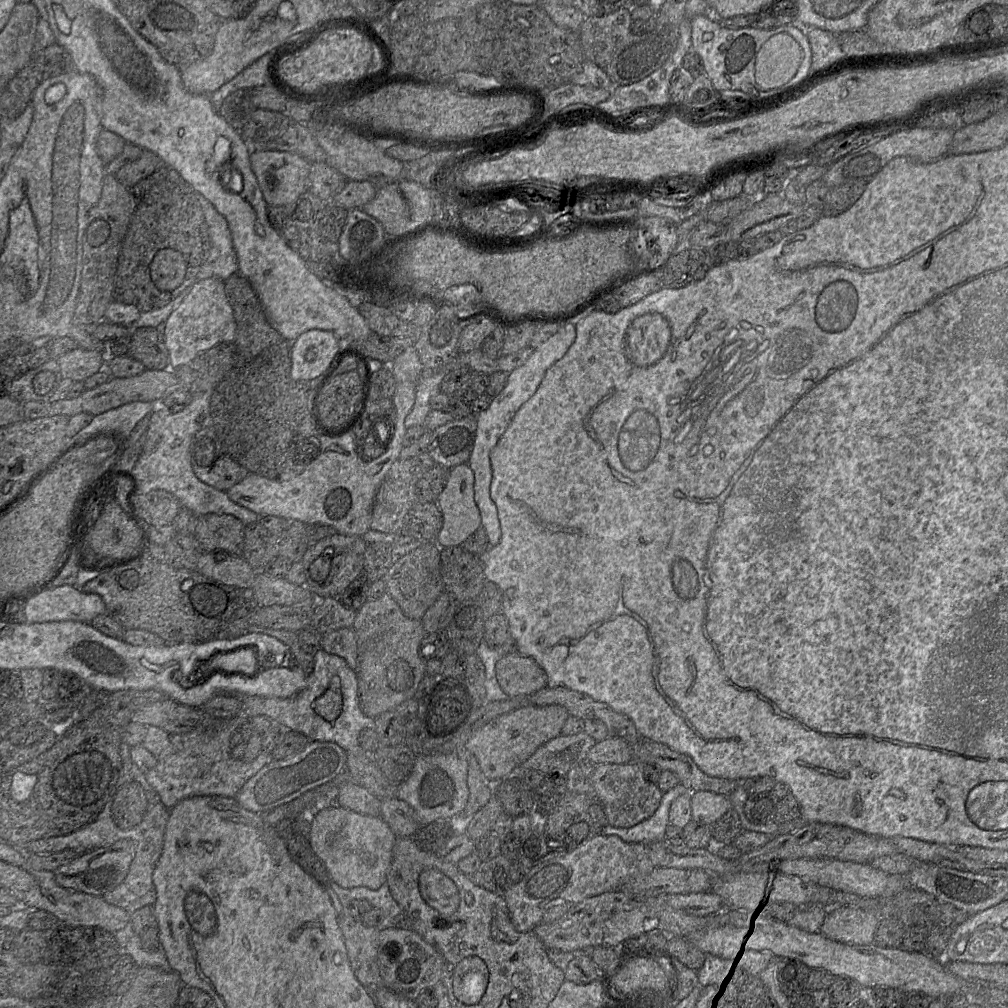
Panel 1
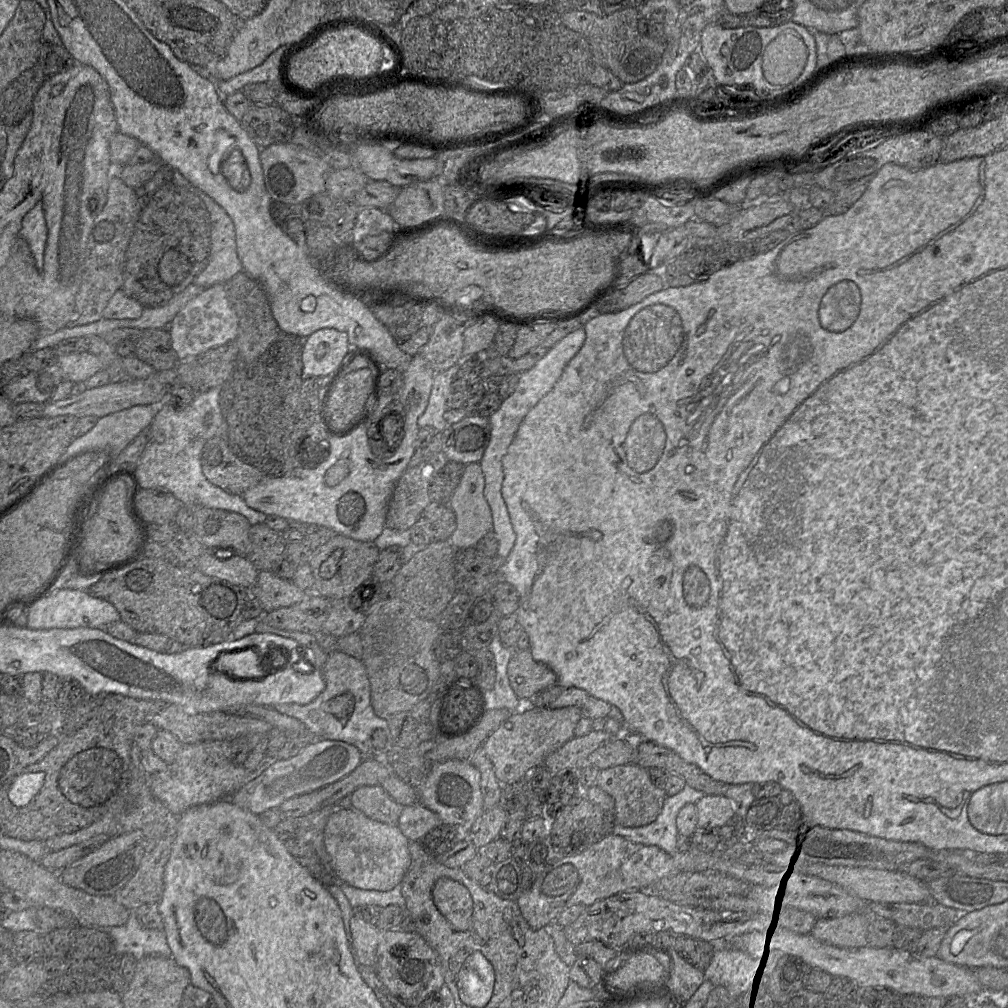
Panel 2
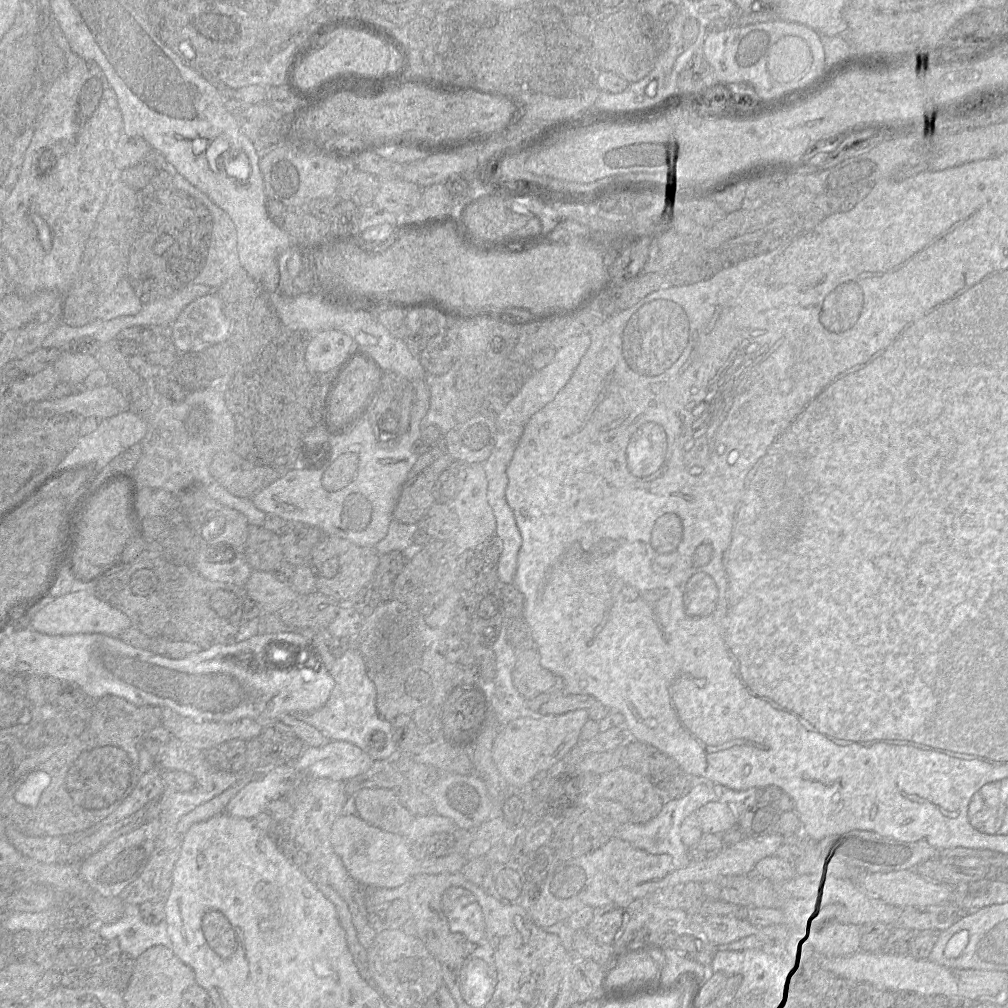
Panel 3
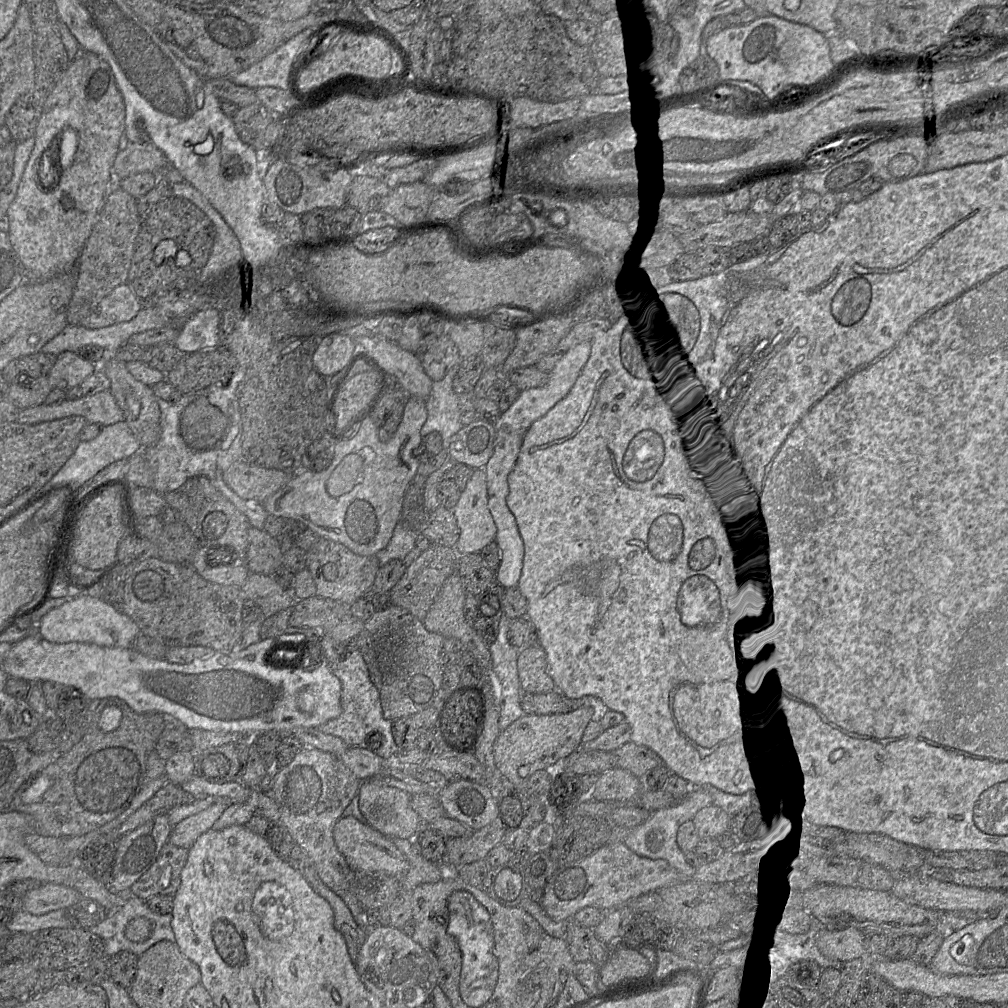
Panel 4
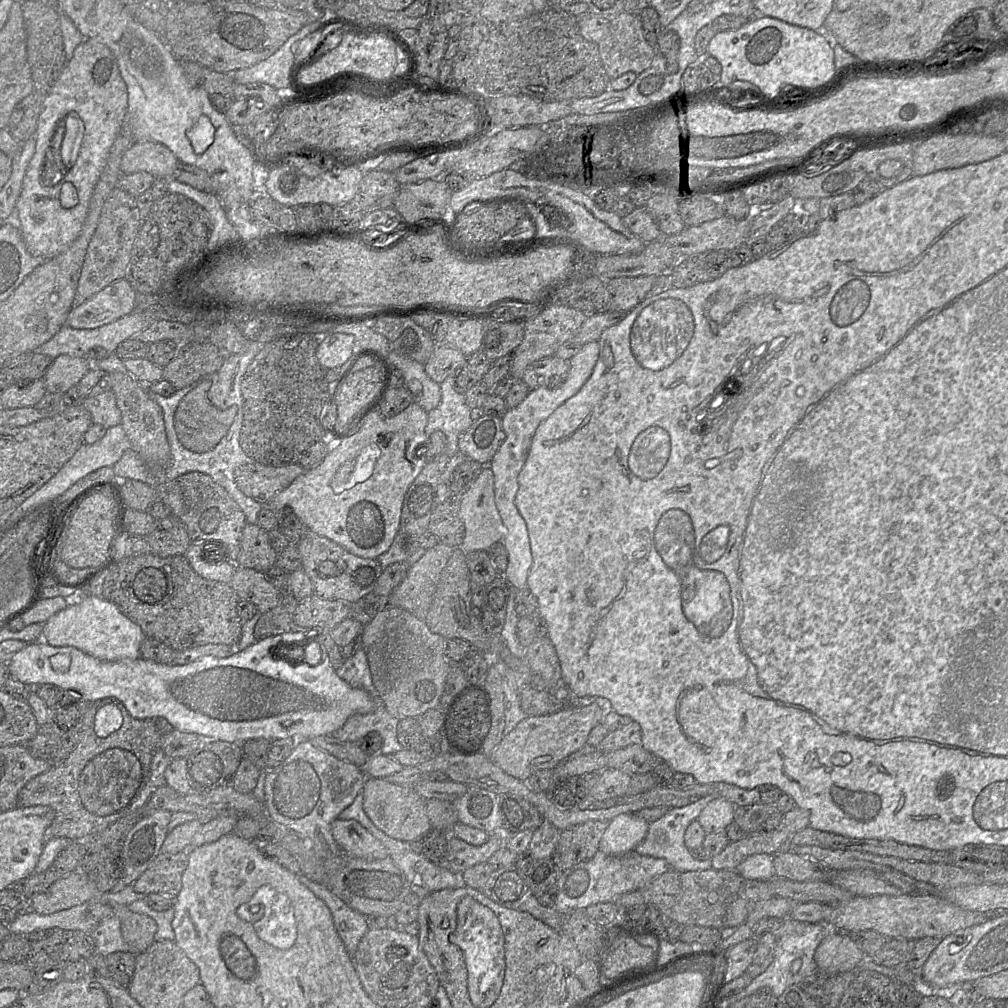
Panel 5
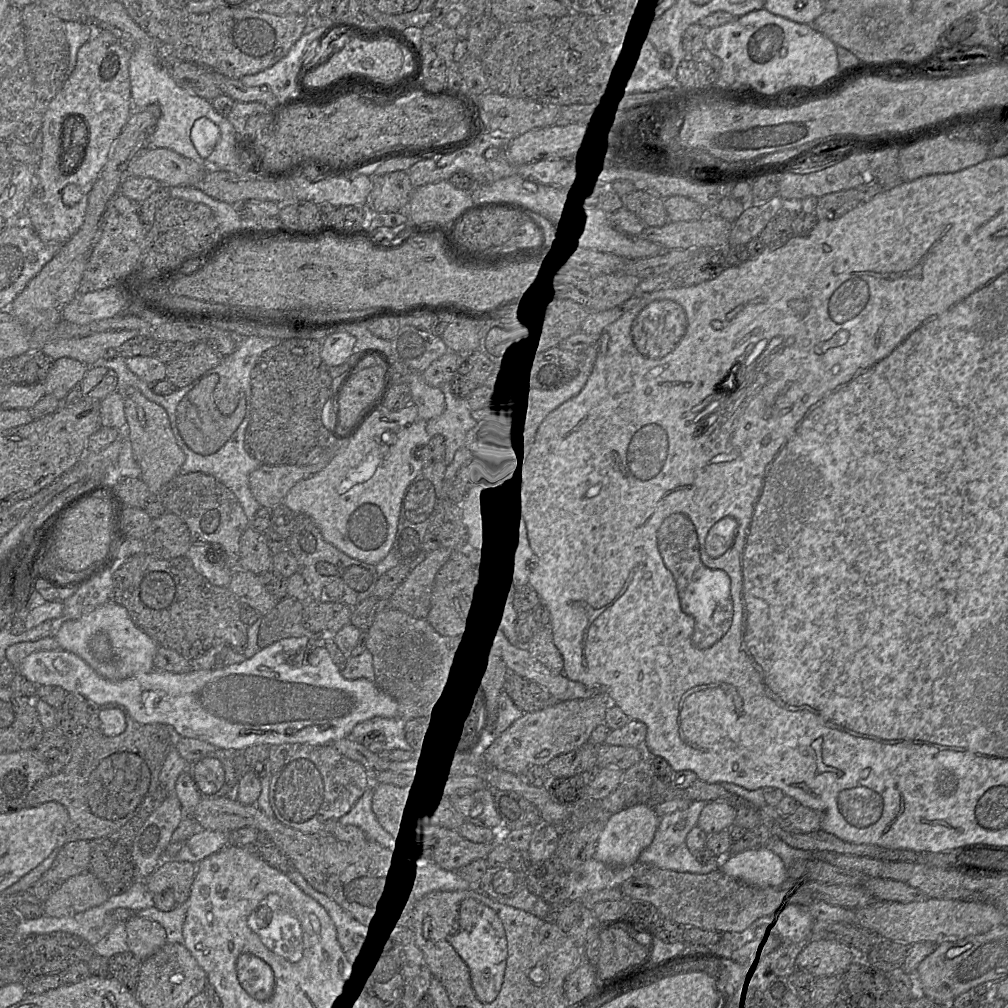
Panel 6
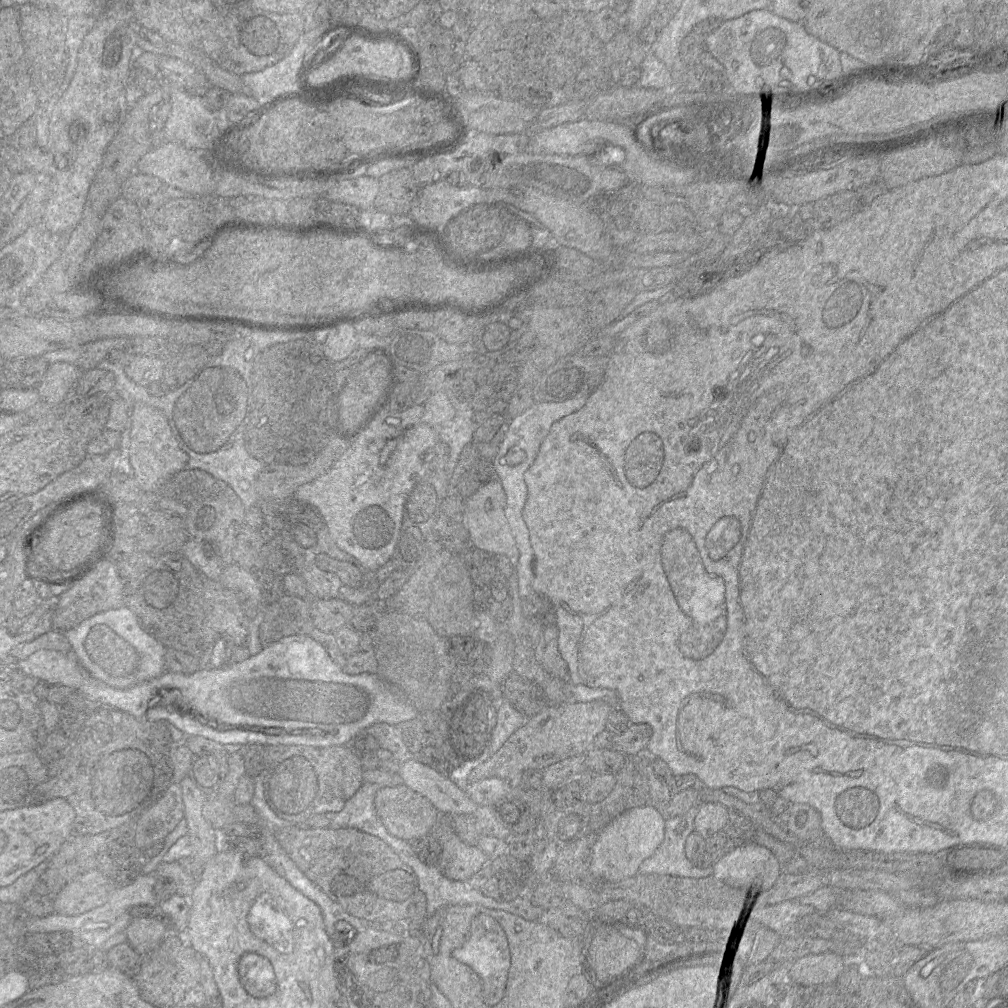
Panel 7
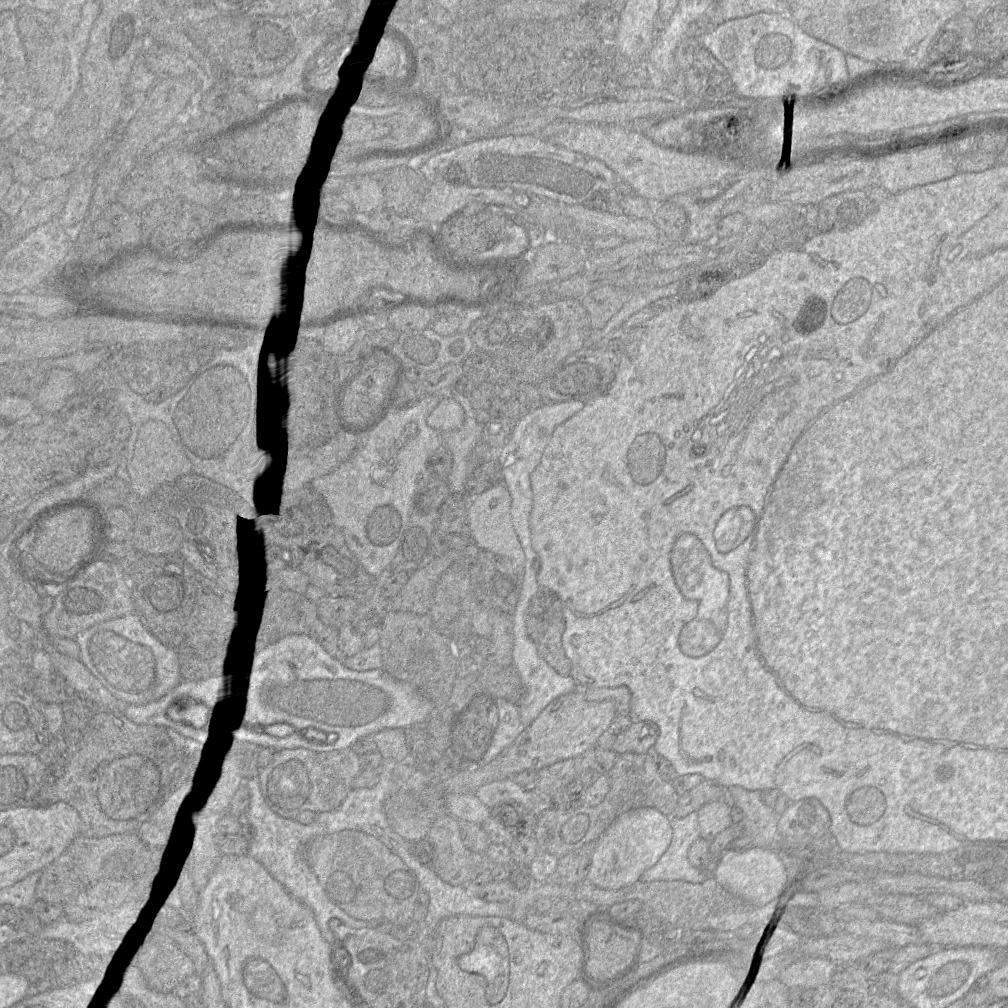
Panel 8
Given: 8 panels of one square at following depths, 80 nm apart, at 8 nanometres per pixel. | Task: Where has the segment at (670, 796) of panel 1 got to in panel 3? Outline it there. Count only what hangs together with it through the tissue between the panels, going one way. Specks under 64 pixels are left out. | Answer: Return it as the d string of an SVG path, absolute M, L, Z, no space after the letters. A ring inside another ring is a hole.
M691 779L691 787L684 796L667 798L660 813L644 824L625 823L619 825L616 837L647 853L670 855L676 867L685 867L692 859L690 850L682 842L680 827L687 816L696 813L703 805L717 800L712 785L713 783L706 780Z

